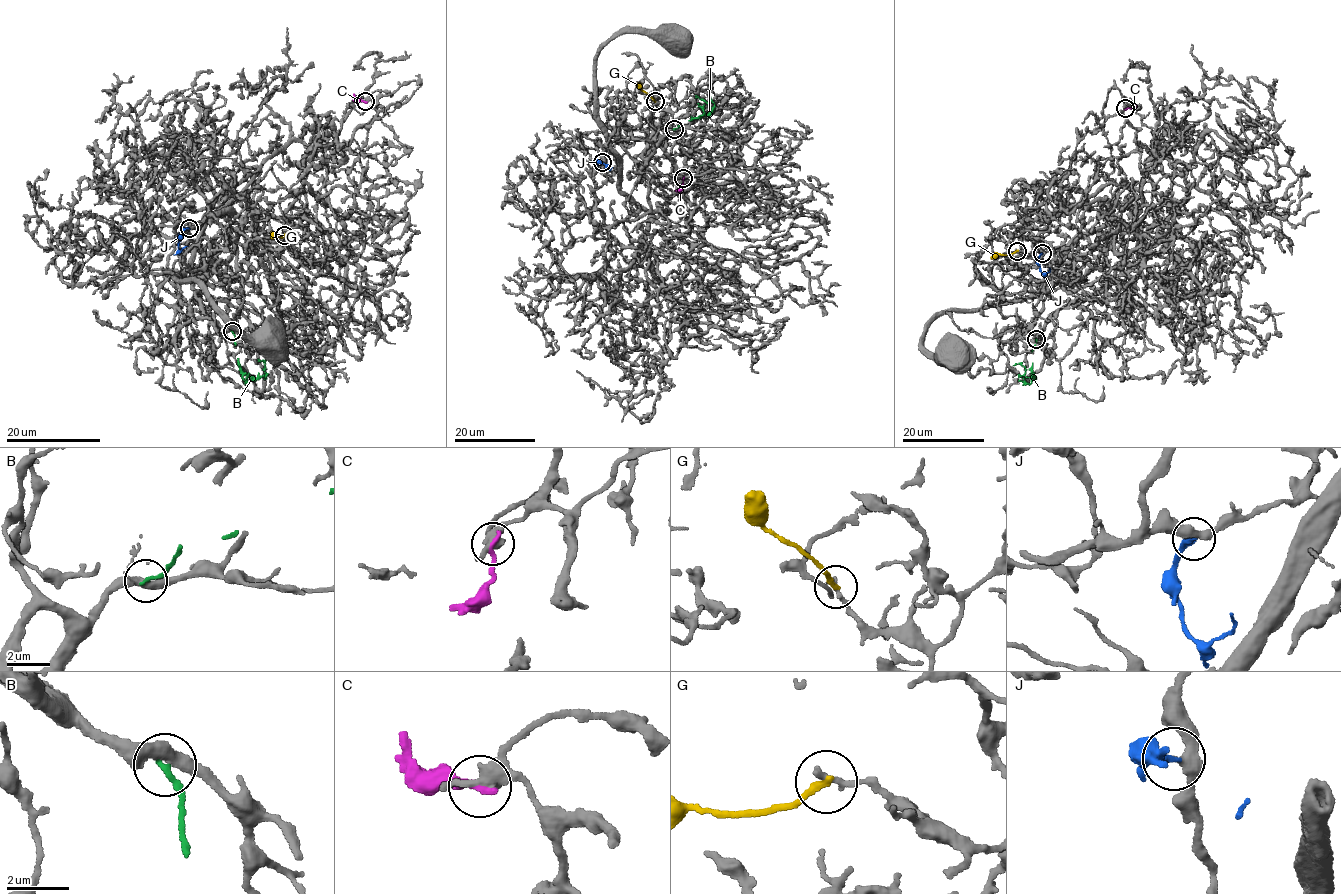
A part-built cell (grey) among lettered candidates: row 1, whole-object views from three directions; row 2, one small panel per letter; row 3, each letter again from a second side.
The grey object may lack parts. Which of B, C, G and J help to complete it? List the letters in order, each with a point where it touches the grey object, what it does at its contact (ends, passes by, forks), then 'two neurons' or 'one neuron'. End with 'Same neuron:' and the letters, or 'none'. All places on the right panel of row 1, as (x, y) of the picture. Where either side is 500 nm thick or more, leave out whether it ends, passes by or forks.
B: (1036, 339) | it ends | two neurons
C: (1125, 108) | it ends | two neurons
G: (1017, 251) | it ends | two neurons
J: (1042, 253) | it ends | one neuron
Same neuron: J

